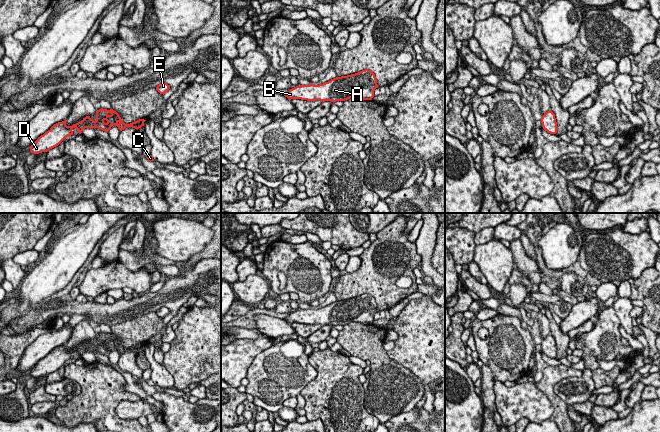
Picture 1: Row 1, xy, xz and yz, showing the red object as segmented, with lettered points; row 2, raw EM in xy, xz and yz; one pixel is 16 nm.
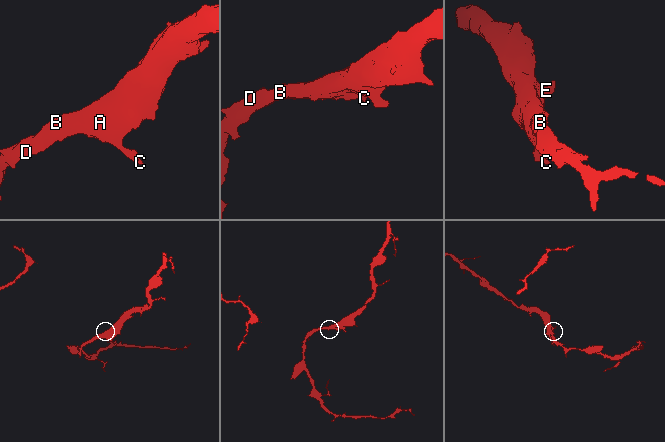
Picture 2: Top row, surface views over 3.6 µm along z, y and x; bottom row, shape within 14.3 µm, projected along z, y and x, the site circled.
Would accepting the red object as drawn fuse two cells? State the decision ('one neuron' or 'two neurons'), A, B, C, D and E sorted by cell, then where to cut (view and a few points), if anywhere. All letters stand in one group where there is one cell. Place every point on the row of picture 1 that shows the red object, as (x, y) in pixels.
one neuron; groups A B C D E; cut none

